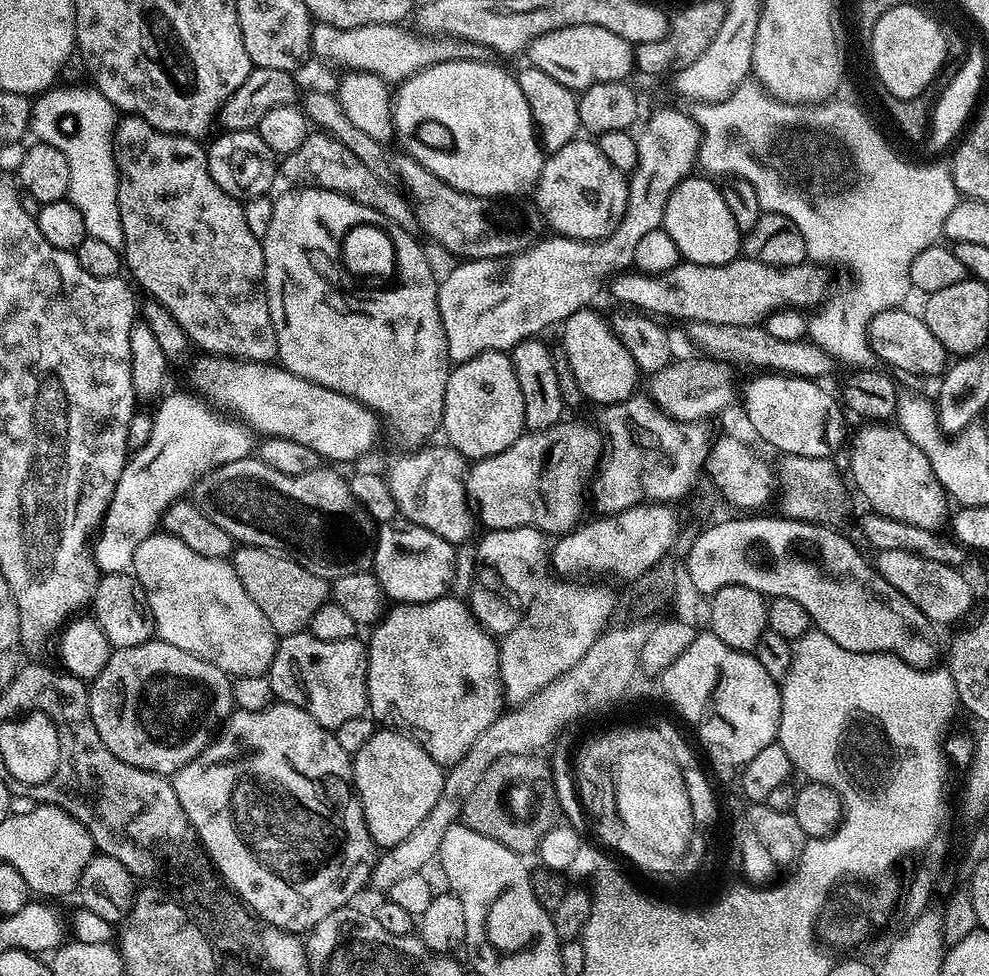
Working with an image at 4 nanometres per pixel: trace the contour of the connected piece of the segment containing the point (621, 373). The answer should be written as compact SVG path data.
M586 307L570 314L570 318L562 325L562 345L585 401L593 400L599 406L617 404L637 391L638 369L634 358L630 358L630 350L626 350L626 346L622 346L622 342L618 342L612 332L611 323L592 311L591 307Z

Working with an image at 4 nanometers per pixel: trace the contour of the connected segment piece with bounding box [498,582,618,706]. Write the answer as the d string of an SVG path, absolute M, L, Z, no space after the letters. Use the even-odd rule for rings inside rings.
M560 582L553 592L542 590L530 602L522 622L512 632L507 632L499 641L500 649L500 683L503 695L512 703L512 706L520 706L539 696L545 686L557 680L566 670L570 670L594 646L600 633L609 627L608 619L612 616L612 607L617 607L618 600L603 592L600 588L570 588L569 583Z

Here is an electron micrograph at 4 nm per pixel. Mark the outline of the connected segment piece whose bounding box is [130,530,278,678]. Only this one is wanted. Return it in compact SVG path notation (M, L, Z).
M157 530L146 538L146 542L142 542L142 546L138 546L138 550L134 550L130 572L146 589L146 602L150 602L154 632L159 639L218 666L218 670L227 672L232 678L267 673L276 653L277 634L270 622L266 622L266 614L254 606L254 598L246 594L246 586L238 582L238 574L227 559L215 560L194 554L186 542Z

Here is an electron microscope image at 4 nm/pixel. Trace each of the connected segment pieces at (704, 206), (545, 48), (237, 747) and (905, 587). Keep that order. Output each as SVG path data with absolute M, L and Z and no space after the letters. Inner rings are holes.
M693 174L683 180L670 194L670 202L666 202L663 228L670 238L674 238L674 246L678 246L681 257L690 264L725 264L737 259L742 252L742 234L726 206L726 198L719 187L715 188L711 179L703 175Z
M573 24L554 30L550 34L542 34L534 43L528 45L526 56L532 59L529 60L531 67L550 74L550 78L558 78L562 86L573 90L583 90L598 82L627 81L628 75L633 75L634 72L633 45L628 44L626 38L618 38L618 34L610 34L610 30L602 30L602 26L590 26L589 24Z
M274 702L268 708L263 708L262 710L254 710L253 712L242 712L239 710L233 711L232 715L224 721L215 739L209 742L209 744L206 745L190 763L178 769L177 772L175 772L175 774L171 777L171 782L174 786L174 790L178 794L178 802L182 802L182 810L186 810L186 818L189 822L192 823L192 829L196 831L197 841L199 841L199 843L202 845L204 851L207 852L208 859L211 860L212 867L216 869L221 881L223 881L223 883L227 885L227 887L231 889L231 891L235 893L235 895L239 897L239 899L243 901L243 903L247 905L247 907L251 909L251 911L255 913L255 915L259 917L261 921L264 919L263 923L265 925L271 926L273 928L280 928L284 932L307 934L311 932L314 926L318 926L318 922L322 922L322 918L326 918L330 914L334 914L334 910L338 910L339 908L351 905L353 901L355 901L352 899L355 898L356 891L358 891L359 888L363 886L363 884L367 885L369 881L371 881L372 868L378 859L378 849L376 847L376 843L372 841L370 834L368 833L364 811L360 805L360 798L356 795L353 785L350 783L351 779L352 757L346 754L346 750L342 750L342 746L338 746L338 738L336 737L335 731L323 728L322 726L318 726L318 722L314 722L314 718L310 718L310 714L306 714L306 710L302 710L298 706L294 706L293 704L286 704L283 702Z
M906 550L876 552L874 563L882 578L886 578L894 590L906 594L906 598L910 598L910 602L914 602L914 606L918 606L918 610L922 610L922 614L926 614L926 618L937 626L962 619L972 608L972 584L959 568L942 566L942 562L930 562Z

